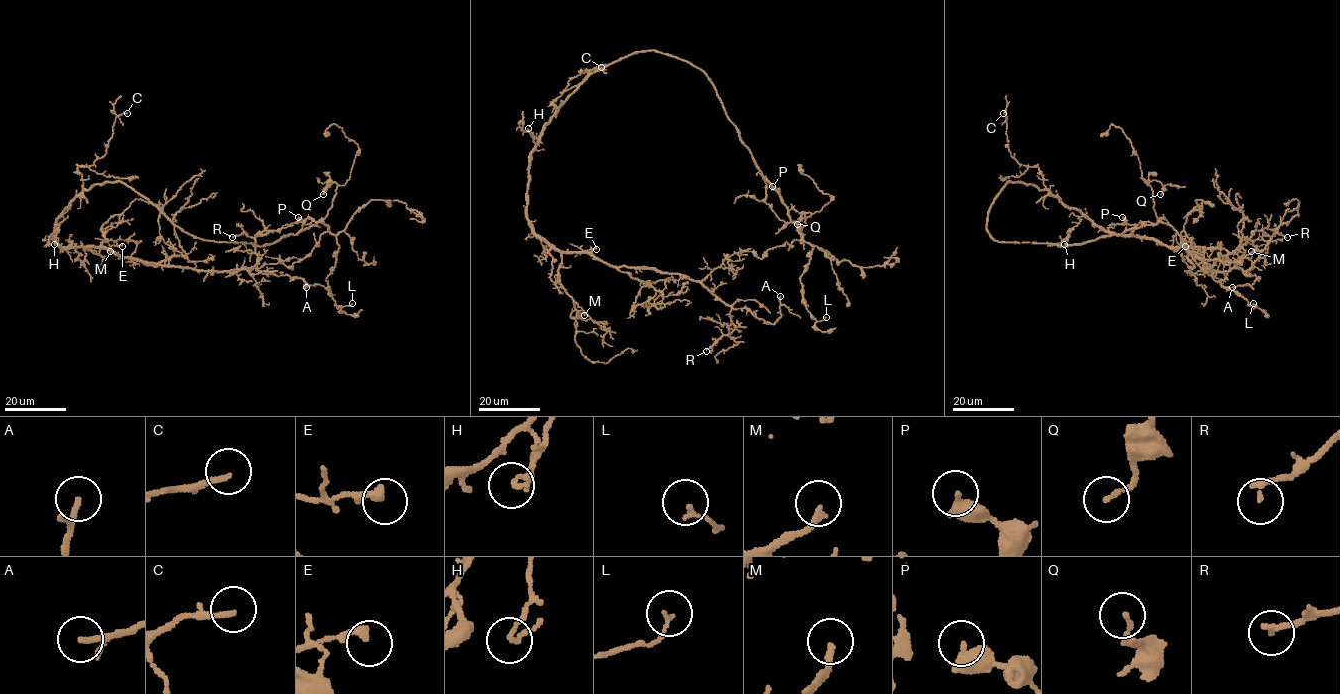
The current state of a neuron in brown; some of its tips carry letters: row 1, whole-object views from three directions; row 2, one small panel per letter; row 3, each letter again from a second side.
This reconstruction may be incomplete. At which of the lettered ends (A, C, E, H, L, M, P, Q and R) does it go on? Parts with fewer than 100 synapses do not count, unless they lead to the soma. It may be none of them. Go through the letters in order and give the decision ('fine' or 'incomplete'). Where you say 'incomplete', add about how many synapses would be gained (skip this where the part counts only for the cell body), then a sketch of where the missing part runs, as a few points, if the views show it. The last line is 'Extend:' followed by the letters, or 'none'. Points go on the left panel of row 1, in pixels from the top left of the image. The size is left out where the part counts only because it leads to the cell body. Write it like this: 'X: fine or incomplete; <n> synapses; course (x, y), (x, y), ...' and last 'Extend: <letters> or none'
A: fine
C: fine
E: fine
H: fine
L: fine
M: fine
P: fine
Q: fine
R: fine
Extend: none

